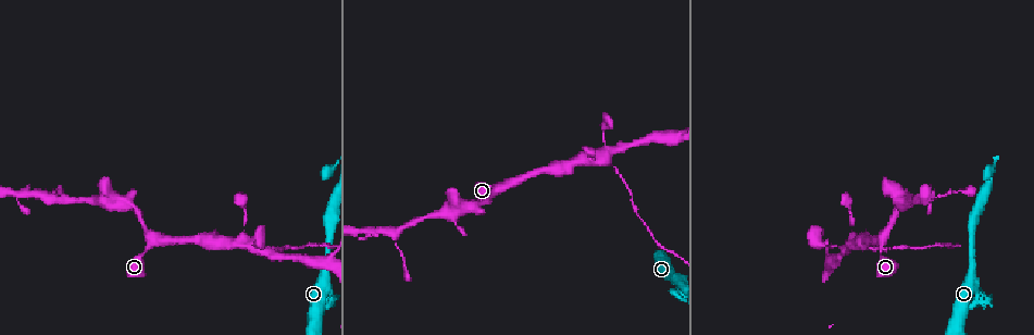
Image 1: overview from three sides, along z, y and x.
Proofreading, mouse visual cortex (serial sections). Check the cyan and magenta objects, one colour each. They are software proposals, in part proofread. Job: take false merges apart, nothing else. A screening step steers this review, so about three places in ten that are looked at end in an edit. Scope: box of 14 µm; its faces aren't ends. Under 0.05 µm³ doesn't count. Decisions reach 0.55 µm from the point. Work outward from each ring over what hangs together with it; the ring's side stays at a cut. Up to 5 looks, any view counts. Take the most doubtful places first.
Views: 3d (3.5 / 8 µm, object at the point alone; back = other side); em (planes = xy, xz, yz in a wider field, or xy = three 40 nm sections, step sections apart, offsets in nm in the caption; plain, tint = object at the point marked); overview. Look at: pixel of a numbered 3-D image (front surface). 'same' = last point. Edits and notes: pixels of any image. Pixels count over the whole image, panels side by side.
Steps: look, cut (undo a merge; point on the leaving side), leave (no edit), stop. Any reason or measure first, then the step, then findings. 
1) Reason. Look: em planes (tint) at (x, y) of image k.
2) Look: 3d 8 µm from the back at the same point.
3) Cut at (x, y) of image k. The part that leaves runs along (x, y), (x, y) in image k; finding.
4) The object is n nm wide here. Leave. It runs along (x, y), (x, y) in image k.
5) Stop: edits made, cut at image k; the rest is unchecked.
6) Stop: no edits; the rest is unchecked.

Thick turns thin. Look: 3d 3.5 µm at (882, 241) of image 1.

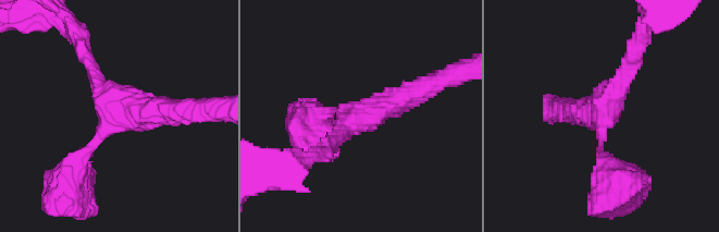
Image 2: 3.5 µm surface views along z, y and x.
3 arms meet here; the arms are 200, 200, 350 nm wide. Look: em planes (tint) at (361, 116) of image 2.

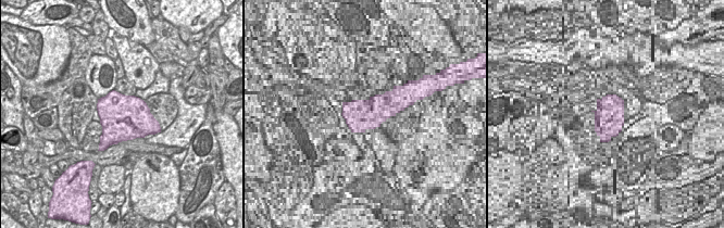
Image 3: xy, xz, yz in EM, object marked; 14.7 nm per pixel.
Leave. It runs along (72, 166), (119, 112), (186, 112) in image 2; one cell here.

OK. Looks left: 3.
A narrow waist. Look: 3d 3.5 µm at (606, 154) of image 1.

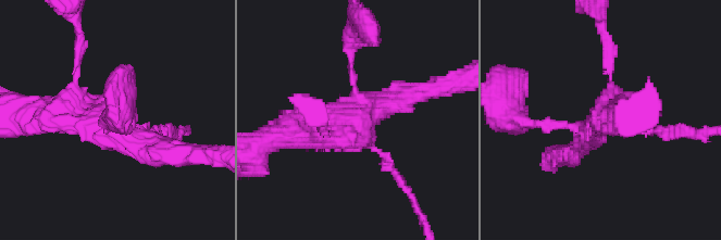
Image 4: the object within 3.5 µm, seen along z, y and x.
4 arms meet here; the arms are 150, 150, 250, 450 nm wide; now the EM. Look: em xy step 5 (tint) at (364, 117) of image 4.

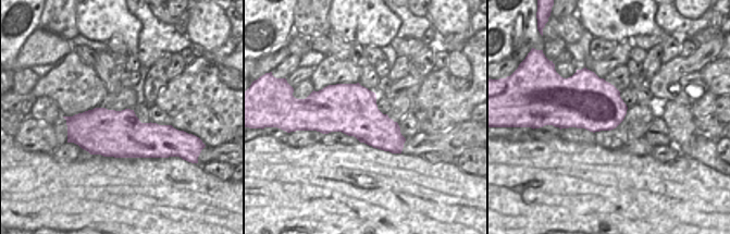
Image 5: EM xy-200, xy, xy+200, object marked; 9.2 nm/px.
Cut at (399, 178) of image 4. A second cell is stuck on.

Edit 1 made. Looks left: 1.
Stop: edits made, cut at image 4; the rest is unchecked.

